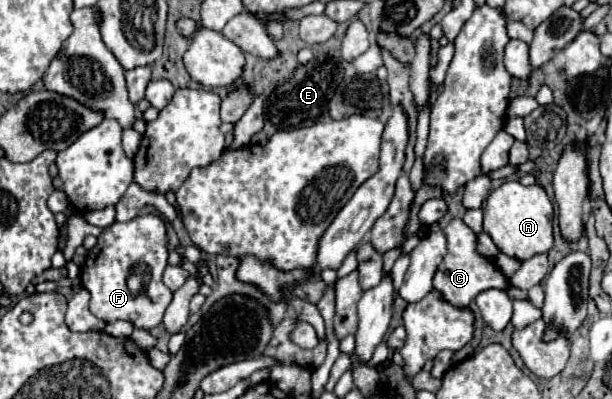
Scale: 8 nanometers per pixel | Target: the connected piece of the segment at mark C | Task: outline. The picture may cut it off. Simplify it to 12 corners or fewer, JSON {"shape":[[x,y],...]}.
{"shape":[[461,219],[443,233],[447,253],[433,289],[453,307],[481,291],[507,291],[495,259],[477,253]]}

